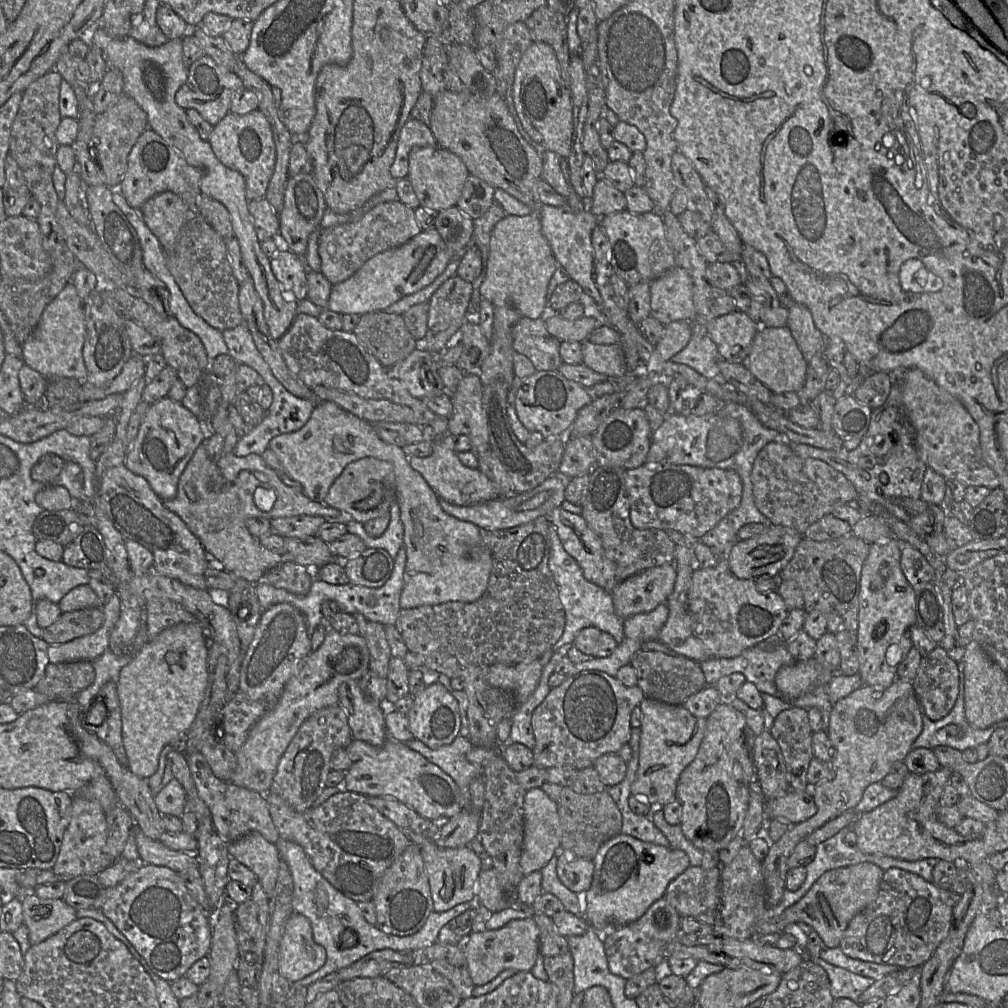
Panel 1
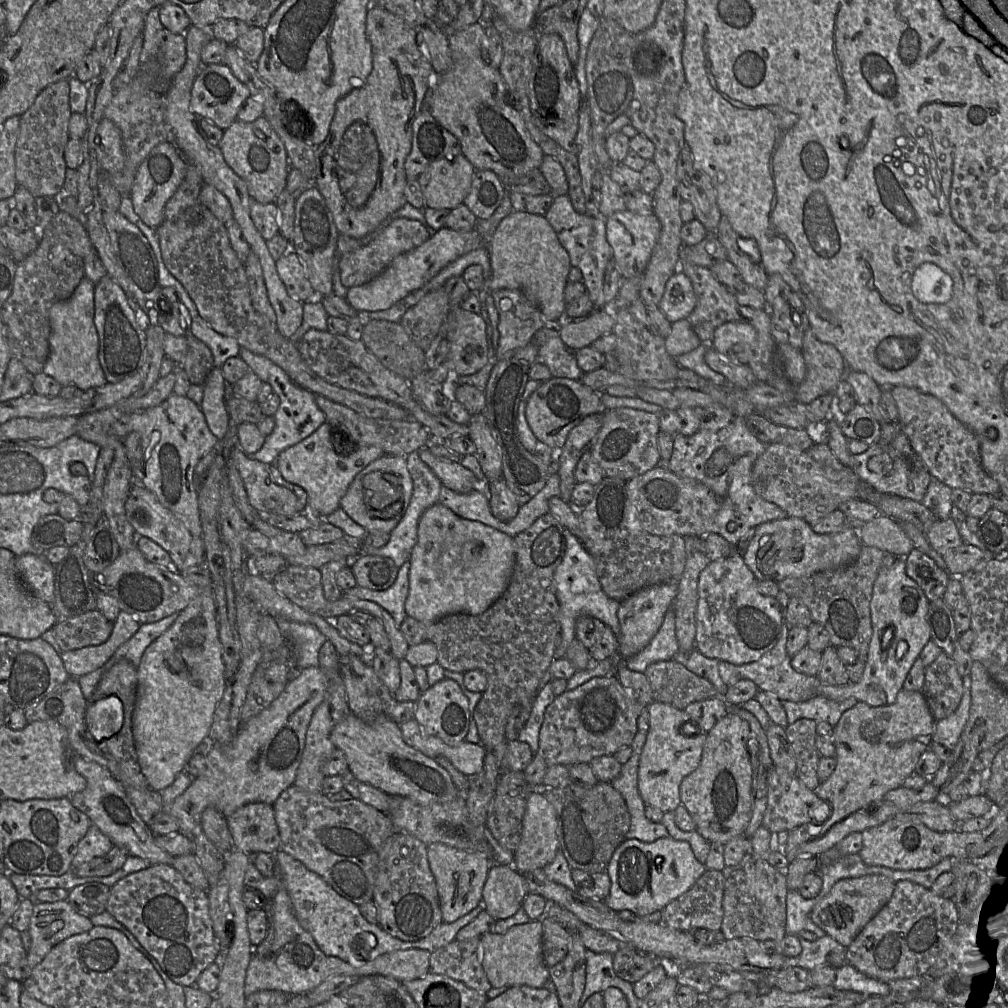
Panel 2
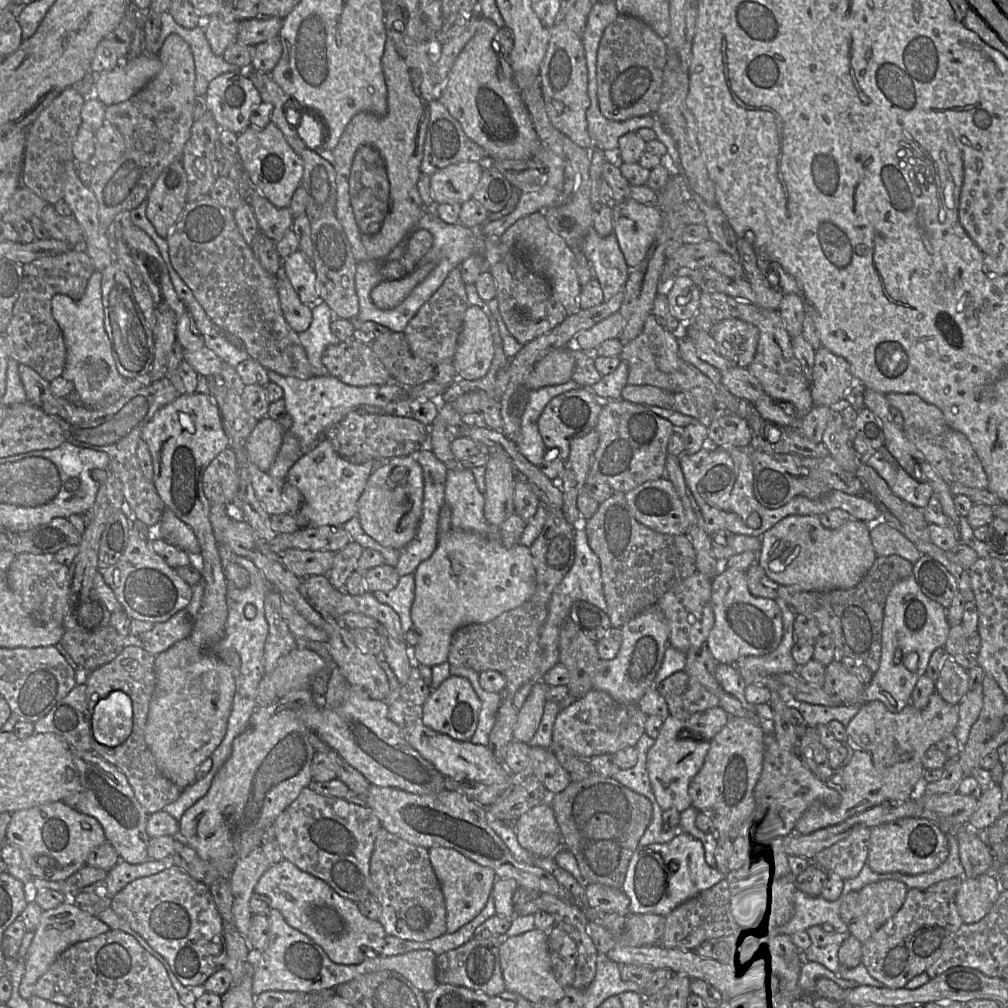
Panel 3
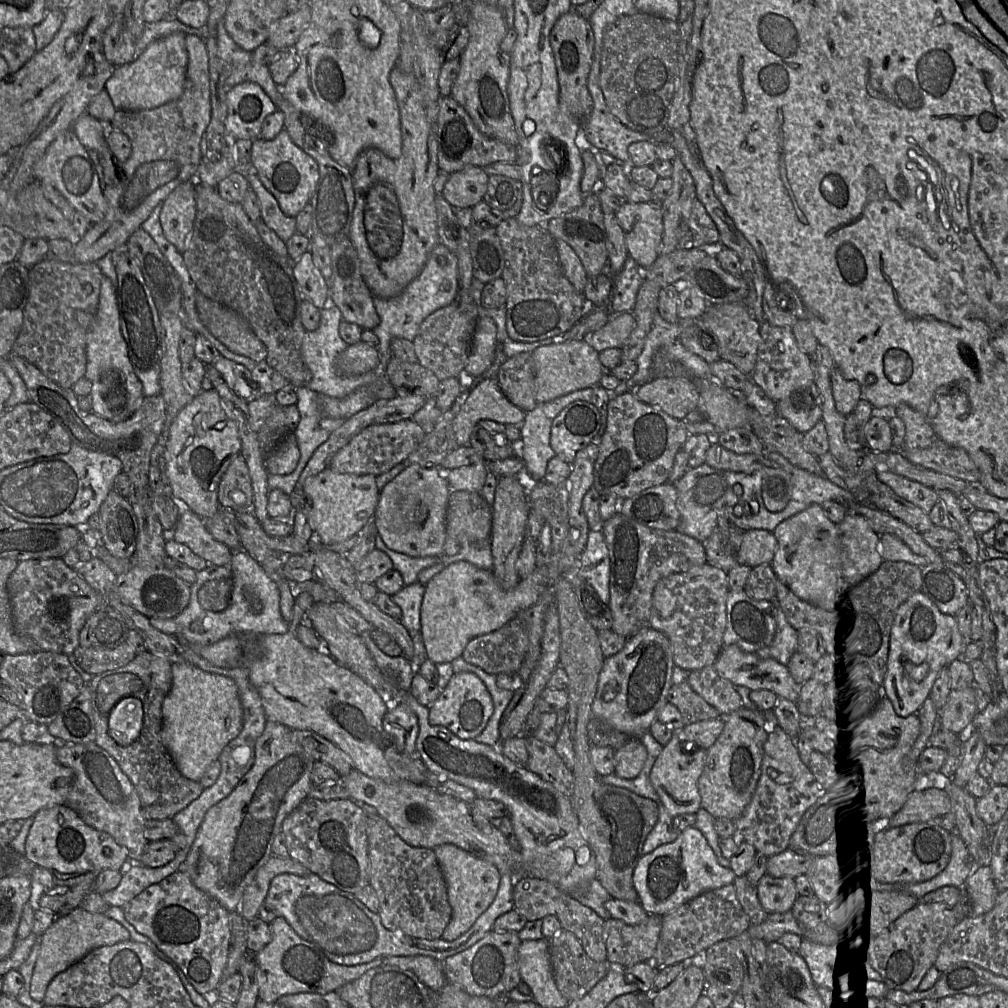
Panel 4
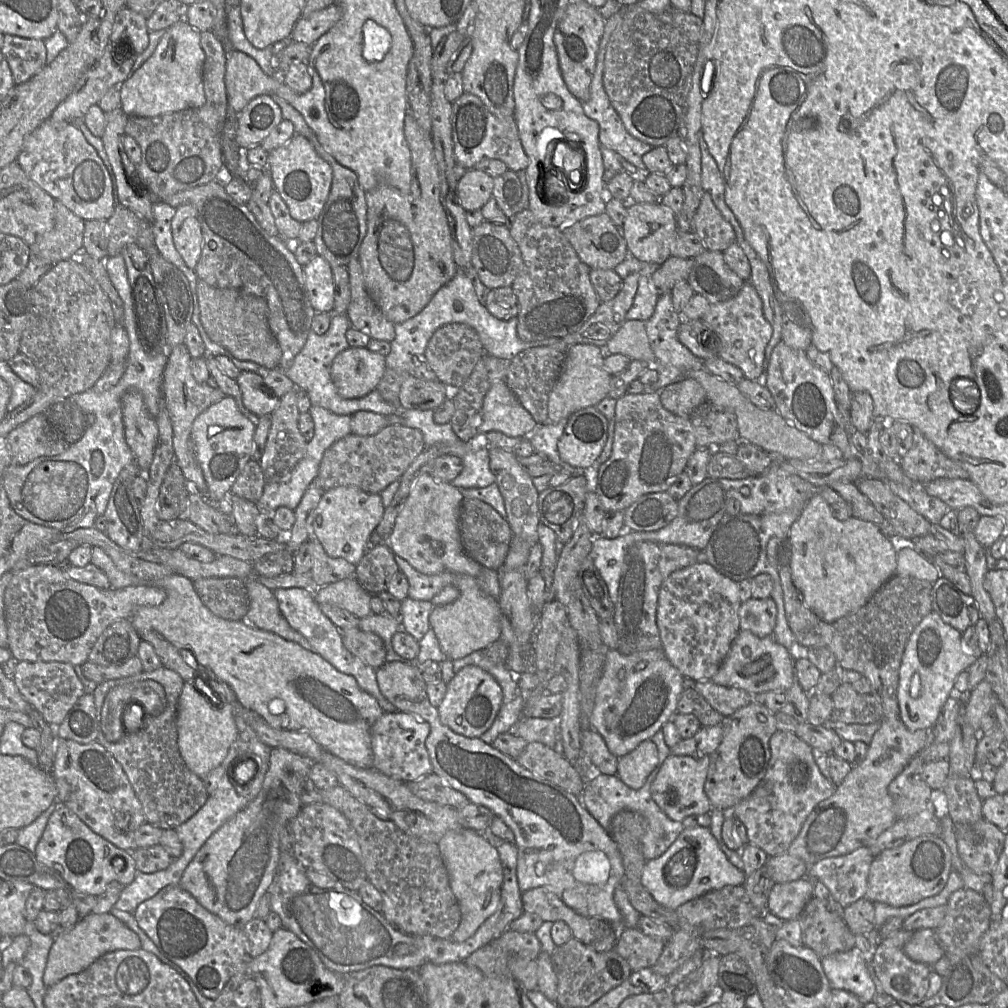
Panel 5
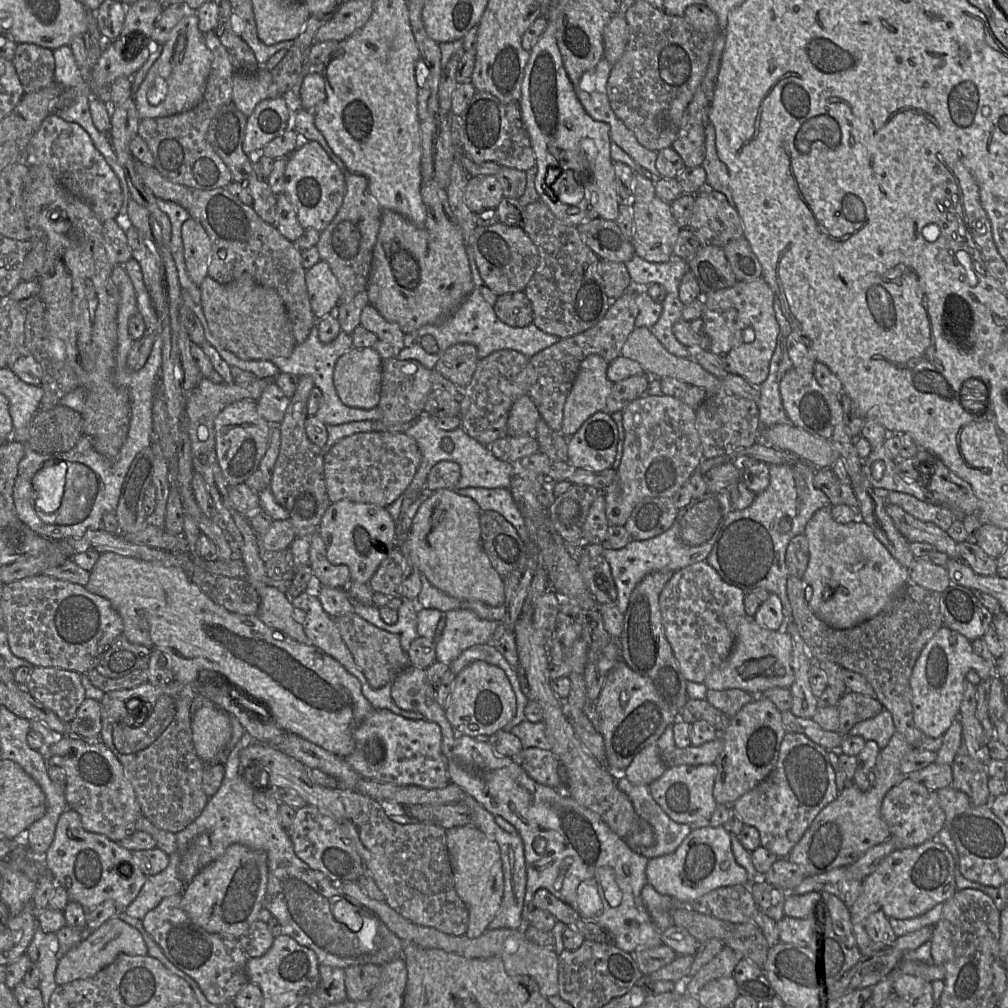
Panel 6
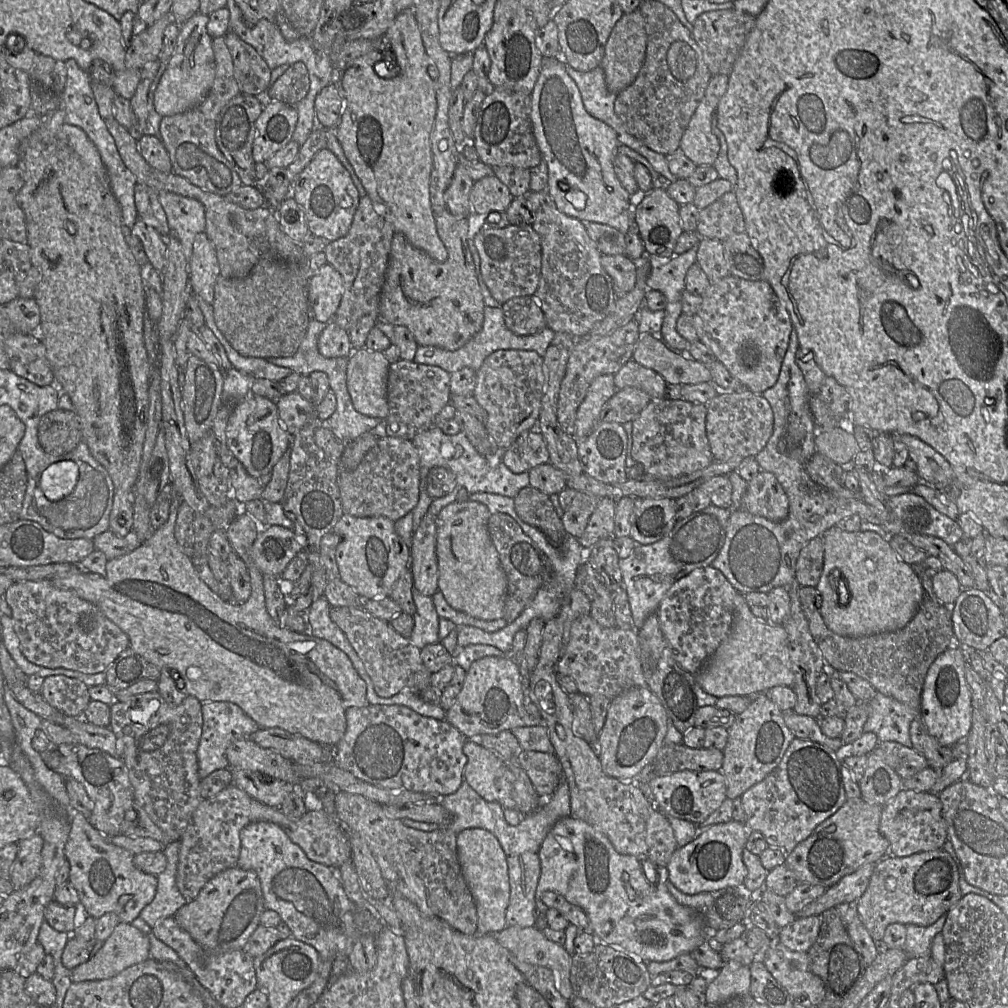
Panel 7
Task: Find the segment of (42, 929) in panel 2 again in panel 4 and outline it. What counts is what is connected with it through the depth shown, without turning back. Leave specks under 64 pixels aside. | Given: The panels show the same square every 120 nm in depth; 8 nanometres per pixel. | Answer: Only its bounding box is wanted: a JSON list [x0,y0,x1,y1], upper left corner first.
[30,907,131,1002]

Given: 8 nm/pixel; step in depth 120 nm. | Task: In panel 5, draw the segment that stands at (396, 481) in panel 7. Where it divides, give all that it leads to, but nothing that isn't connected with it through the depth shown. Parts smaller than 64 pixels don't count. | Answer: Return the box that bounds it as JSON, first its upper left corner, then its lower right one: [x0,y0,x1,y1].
[318,424,425,494]

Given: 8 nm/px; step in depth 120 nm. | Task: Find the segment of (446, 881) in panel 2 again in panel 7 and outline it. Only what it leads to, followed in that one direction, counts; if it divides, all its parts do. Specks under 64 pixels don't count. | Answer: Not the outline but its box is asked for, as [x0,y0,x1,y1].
[456,828,510,935]

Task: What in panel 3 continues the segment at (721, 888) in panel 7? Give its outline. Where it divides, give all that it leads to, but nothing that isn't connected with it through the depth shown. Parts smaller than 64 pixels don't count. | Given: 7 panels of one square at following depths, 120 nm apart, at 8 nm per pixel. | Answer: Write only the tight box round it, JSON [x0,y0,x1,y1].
[622,831,725,916]

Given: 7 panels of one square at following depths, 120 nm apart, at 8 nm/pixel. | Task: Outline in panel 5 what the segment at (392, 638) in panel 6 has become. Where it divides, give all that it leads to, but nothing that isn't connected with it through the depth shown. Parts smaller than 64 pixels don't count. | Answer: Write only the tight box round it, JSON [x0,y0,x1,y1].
[340,627,386,669]

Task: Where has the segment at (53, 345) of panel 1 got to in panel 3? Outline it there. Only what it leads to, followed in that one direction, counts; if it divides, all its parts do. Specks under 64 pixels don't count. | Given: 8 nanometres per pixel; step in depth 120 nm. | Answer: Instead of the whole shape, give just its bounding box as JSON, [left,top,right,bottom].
[51,271,129,409]

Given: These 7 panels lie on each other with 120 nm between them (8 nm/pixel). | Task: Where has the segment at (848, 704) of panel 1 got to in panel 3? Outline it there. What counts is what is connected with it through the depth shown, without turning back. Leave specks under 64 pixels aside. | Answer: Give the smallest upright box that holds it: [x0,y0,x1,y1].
[795,693,958,835]

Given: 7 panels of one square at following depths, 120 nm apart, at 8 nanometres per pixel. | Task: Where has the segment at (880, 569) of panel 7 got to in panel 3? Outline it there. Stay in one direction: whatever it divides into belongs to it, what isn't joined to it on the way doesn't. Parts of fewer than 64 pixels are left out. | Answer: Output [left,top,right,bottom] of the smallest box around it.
[756,515,877,592]

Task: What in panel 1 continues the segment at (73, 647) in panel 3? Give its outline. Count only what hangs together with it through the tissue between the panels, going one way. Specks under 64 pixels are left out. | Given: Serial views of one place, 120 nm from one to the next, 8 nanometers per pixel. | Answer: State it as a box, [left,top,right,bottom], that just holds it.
[42,607,104,644]

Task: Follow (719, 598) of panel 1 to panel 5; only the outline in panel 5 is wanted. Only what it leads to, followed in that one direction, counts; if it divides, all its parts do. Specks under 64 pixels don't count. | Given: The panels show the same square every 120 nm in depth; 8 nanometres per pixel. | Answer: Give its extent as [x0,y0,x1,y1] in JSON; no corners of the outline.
[739,598,777,638]

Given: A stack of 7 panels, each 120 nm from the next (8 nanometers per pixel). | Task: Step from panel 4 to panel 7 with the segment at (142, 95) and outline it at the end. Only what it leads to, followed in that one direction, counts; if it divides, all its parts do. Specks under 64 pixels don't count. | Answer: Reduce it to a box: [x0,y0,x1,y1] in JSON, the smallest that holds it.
[153,12,216,117]

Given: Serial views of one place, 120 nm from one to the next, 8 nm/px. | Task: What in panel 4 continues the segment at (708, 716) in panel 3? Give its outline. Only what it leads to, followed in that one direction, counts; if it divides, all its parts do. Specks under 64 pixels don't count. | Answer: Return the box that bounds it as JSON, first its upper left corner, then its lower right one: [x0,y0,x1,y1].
[678,716,725,752]

